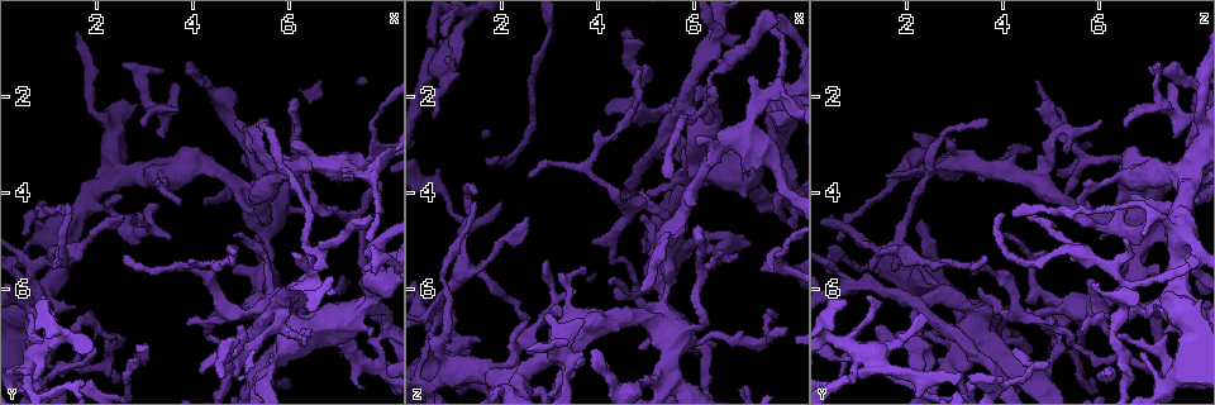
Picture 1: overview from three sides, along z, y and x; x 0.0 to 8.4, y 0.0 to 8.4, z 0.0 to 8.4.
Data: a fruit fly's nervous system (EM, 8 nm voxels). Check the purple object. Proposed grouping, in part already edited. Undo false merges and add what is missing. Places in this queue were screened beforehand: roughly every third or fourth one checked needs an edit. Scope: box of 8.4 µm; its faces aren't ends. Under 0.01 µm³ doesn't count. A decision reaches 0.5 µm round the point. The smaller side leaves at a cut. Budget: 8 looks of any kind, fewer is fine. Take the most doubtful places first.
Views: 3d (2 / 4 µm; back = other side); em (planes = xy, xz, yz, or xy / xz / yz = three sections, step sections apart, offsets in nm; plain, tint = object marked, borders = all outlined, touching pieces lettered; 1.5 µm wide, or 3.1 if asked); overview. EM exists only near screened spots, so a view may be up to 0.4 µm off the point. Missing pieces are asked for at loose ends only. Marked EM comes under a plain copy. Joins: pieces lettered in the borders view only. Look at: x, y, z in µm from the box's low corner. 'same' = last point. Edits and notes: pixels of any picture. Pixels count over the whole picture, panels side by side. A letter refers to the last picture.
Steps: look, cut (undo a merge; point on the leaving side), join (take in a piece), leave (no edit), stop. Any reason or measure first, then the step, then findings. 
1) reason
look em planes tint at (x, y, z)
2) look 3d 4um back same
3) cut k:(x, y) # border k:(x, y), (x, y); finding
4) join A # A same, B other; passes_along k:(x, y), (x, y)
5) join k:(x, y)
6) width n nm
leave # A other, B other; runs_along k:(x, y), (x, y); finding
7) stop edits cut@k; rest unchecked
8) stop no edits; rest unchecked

calibre changes
look em xz step 4 borders at (0.80, 7.40, 1.25)

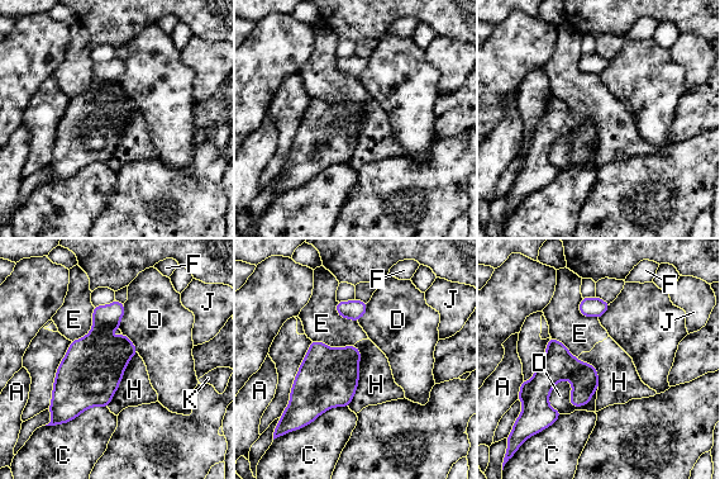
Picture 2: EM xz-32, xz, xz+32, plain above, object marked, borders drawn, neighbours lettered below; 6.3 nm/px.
cut it another way
look em planes borders same

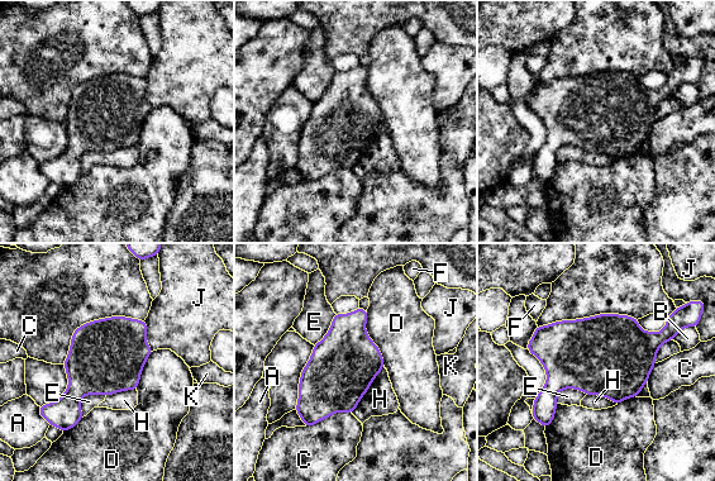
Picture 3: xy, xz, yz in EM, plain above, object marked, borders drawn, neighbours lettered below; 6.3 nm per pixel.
longest_contact D 380 nm
leave # A other, B other, C other, D other, E other, F other, H other, J other, K other; border 3:(384, 366), (352, 413); all the same neuron

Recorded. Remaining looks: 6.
three arms meet
look em planes borders at (3.30, 2.75, 7.70)

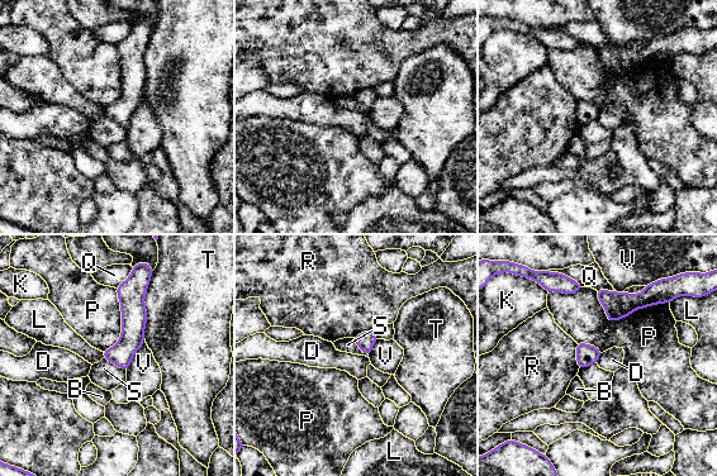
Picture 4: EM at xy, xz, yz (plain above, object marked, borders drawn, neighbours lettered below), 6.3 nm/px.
width 120 nm; longest_contact P 480 nm
leave # B other, D other, K other, L other, P other, Q other, R other, S other, T other, V other; none of them fits

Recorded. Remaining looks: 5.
an open end
look em yz step 4 borders at (7.55, 5.65, 1.75)

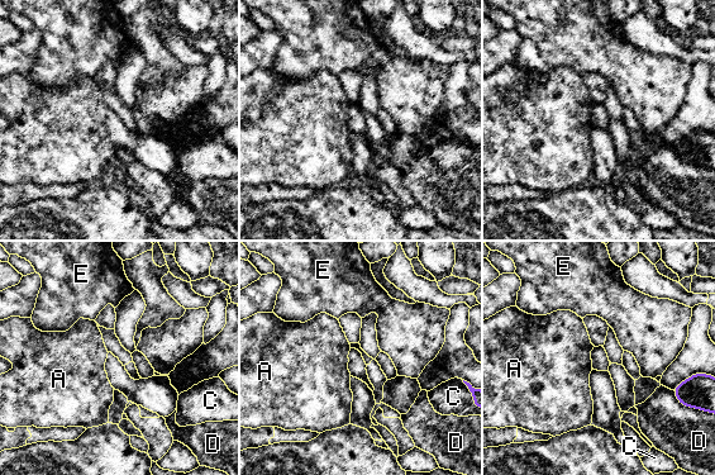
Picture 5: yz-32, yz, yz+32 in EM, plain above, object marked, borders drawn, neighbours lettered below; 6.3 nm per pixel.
cut it another way
look em planes borders same

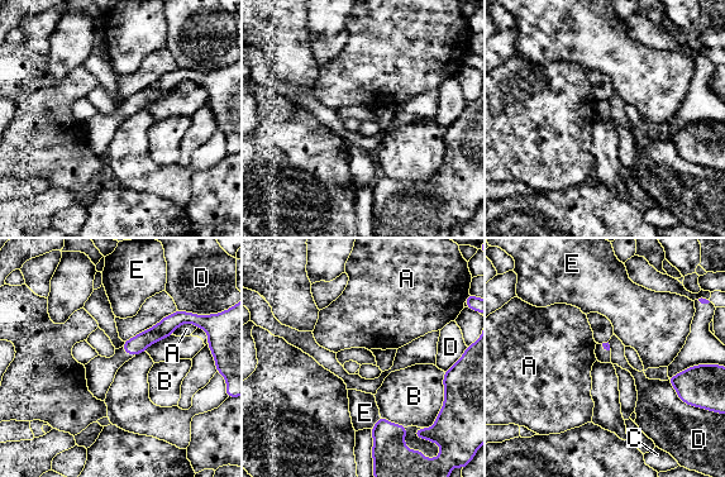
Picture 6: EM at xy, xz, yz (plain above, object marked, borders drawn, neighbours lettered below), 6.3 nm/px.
longest_contact B 220 nm
leave # A other, B other, C other, D other, E other; none of them fits

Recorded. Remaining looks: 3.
stop no edits; rest unchecked

